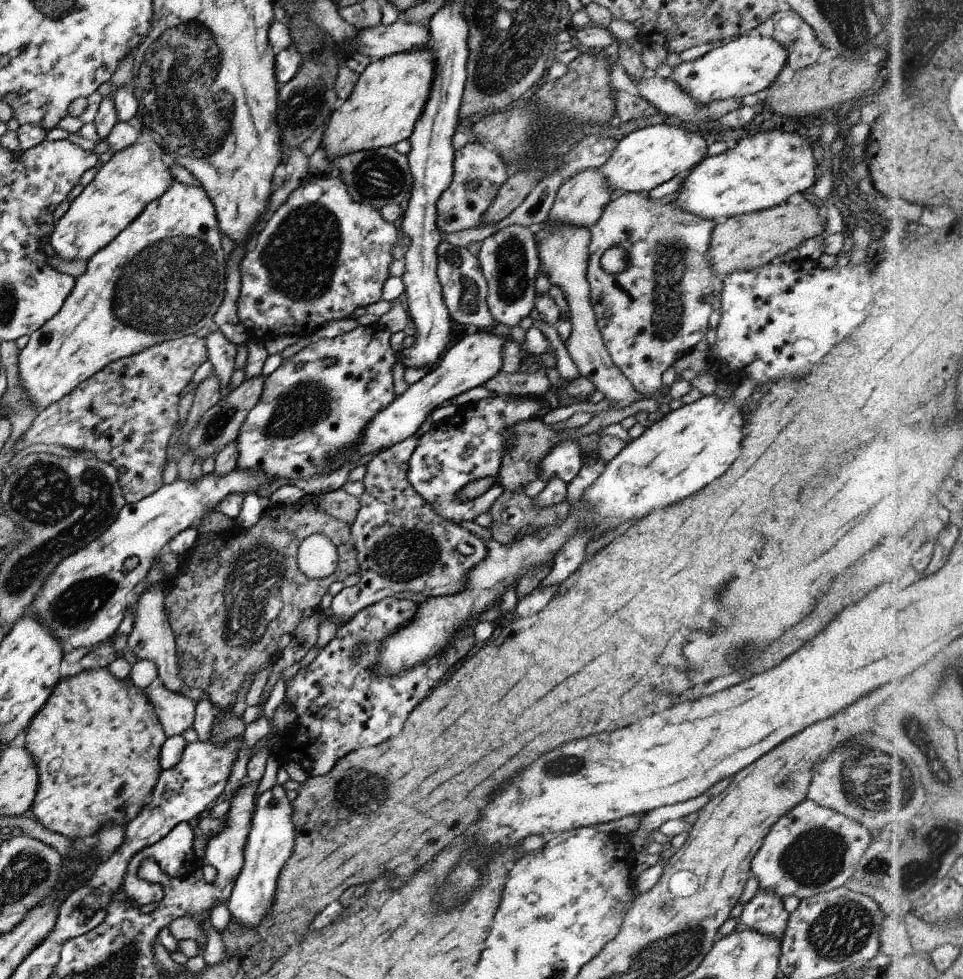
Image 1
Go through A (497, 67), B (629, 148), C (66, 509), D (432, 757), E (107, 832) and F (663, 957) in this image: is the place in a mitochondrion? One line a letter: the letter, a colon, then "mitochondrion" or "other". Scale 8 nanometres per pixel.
A: mitochondrion
B: other
C: mitochondrion
D: other
E: other
F: mitochondrion

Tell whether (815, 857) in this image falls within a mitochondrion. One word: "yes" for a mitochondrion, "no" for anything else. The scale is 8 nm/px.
yes

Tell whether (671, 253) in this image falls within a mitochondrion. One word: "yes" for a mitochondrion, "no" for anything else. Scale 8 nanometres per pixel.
yes

